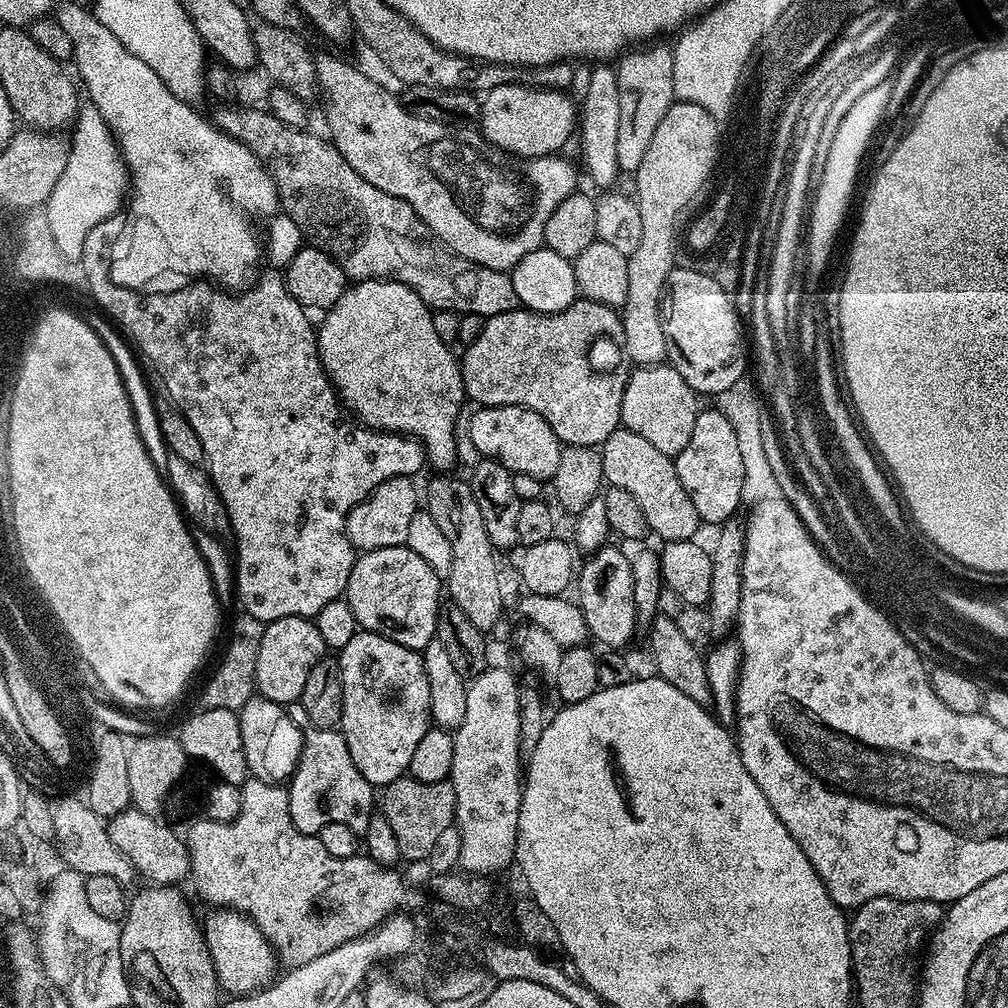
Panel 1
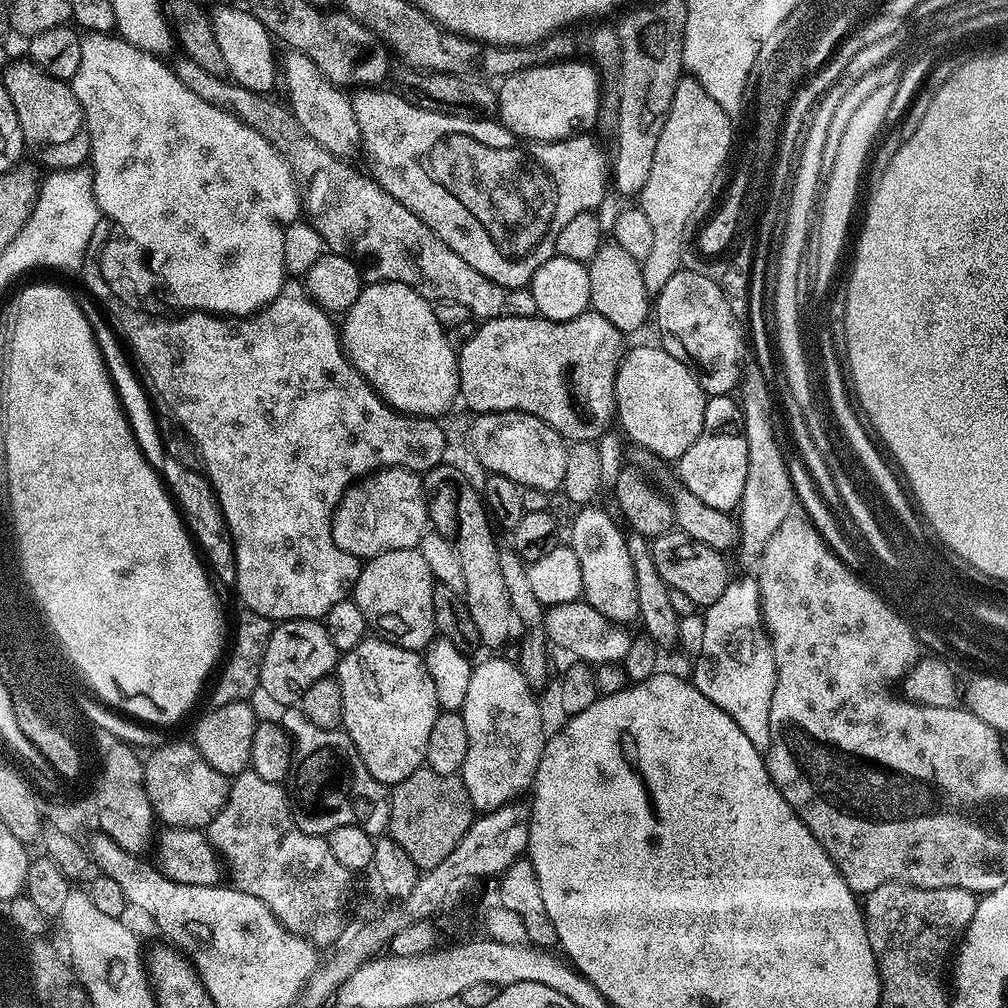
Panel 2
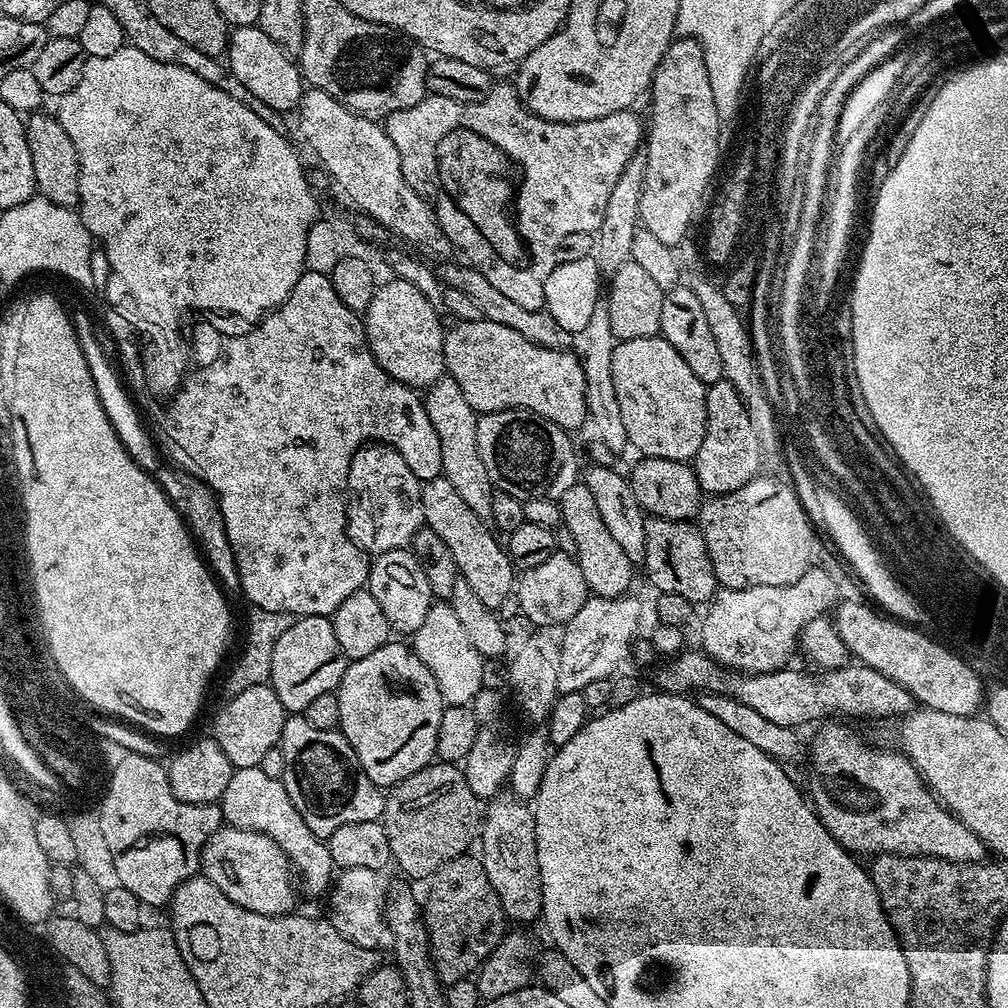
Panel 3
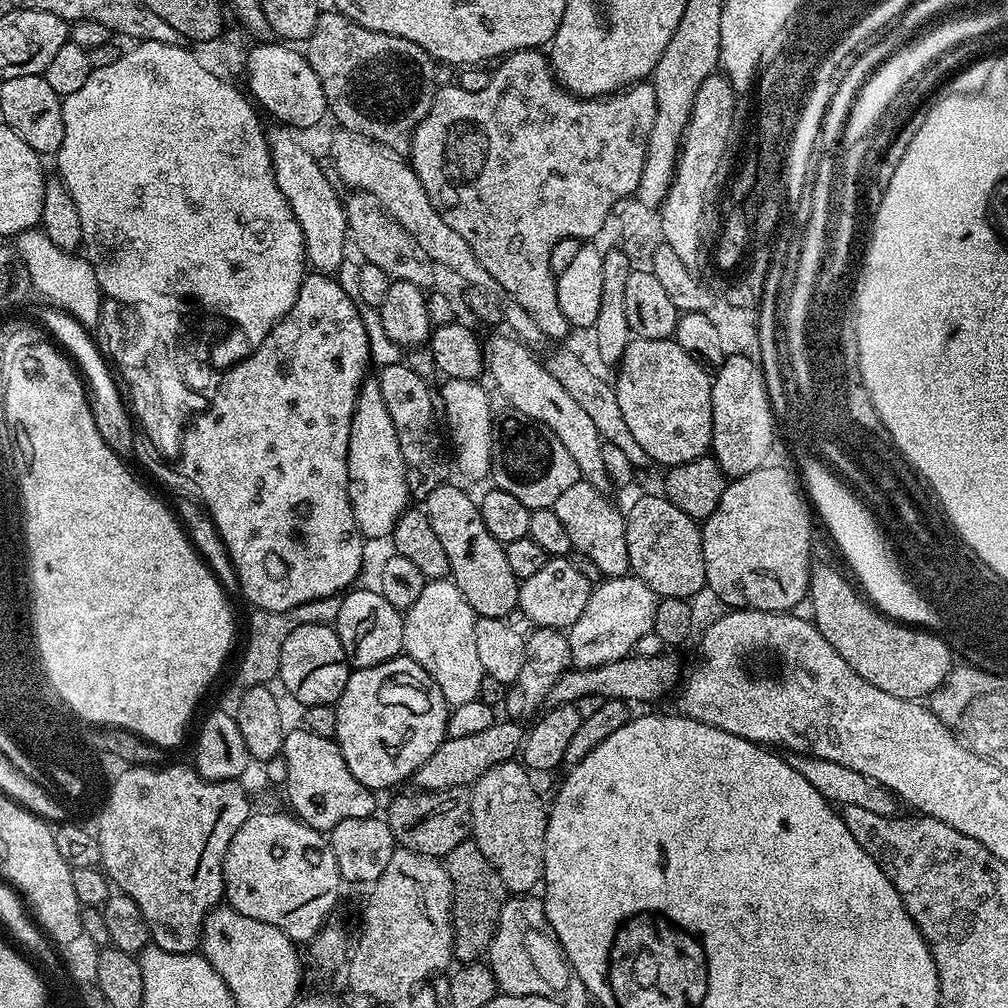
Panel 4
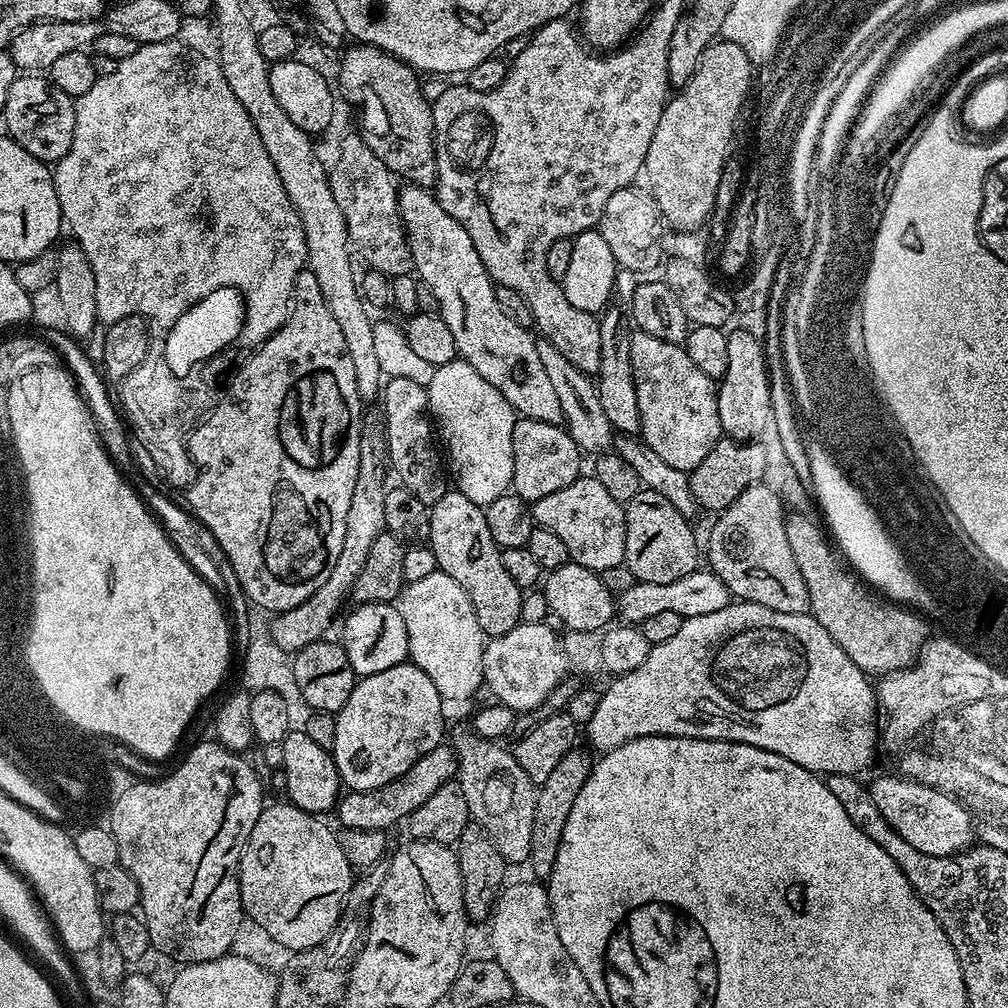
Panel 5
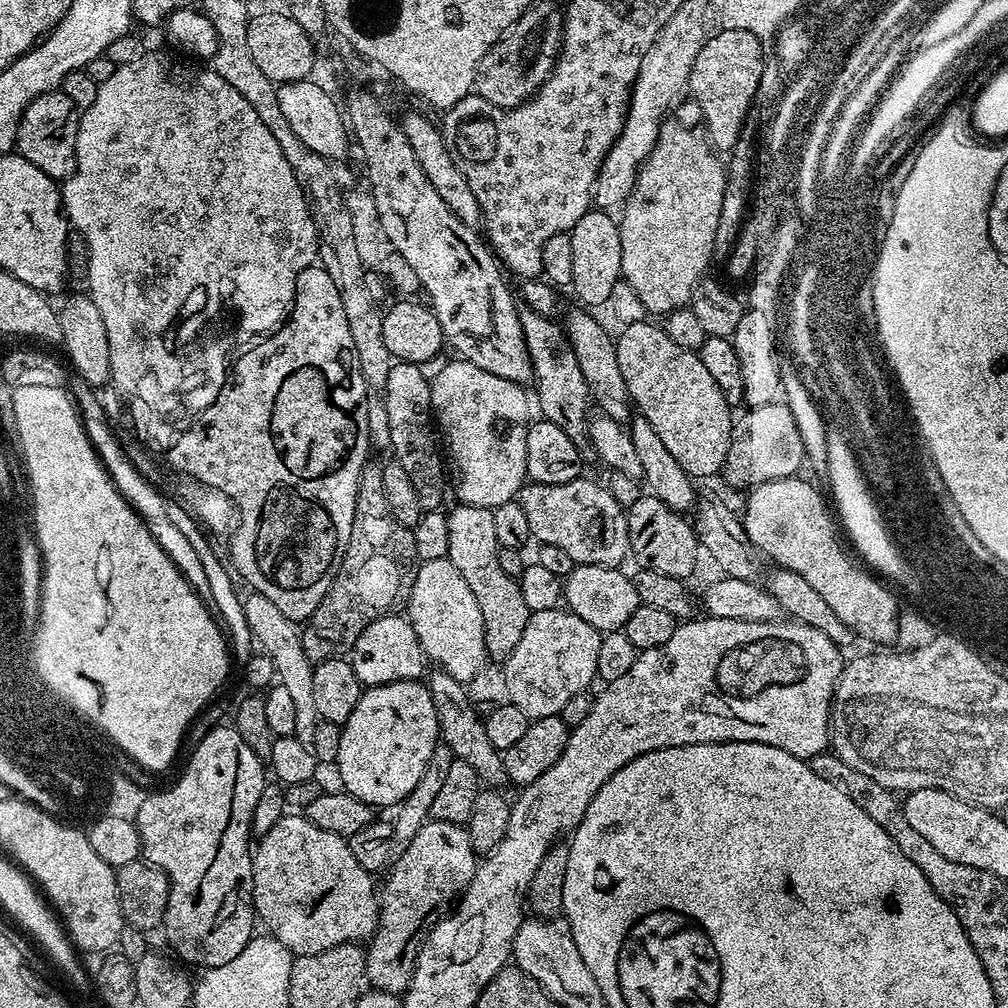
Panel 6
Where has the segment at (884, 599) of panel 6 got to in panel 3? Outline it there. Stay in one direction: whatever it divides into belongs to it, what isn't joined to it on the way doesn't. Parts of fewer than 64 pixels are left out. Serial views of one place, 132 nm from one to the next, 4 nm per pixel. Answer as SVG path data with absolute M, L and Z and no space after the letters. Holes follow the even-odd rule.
M846 601L841 603L835 609L834 623L844 645L859 663L886 674L886 678L894 678L894 682L910 690L913 699L923 707L959 716L975 716L981 711L986 700L986 687L984 688L981 673L977 672L963 655L953 651L948 645L940 645L919 628L909 626L890 615L881 614L868 602Z

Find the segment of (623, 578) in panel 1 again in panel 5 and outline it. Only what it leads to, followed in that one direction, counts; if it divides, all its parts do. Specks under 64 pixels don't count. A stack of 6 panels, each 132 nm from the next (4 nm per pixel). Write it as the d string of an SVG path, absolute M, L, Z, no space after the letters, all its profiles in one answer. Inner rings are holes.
M581 475L580 479L538 498L531 505L532 519L542 522L543 527L554 530L566 545L569 561L589 568L591 572L601 572L610 567L624 564L626 550L626 522L624 509L610 493L591 475Z

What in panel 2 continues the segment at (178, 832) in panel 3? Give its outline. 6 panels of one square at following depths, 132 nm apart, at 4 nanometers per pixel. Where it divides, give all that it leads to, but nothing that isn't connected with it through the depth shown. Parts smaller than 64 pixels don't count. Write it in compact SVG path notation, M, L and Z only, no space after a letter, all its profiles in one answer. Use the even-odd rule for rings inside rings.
M116 748L109 757L108 769L104 776L104 783L96 786L100 790L100 805L97 806L97 825L103 835L109 836L122 850L144 854L148 847L153 847L154 837L158 832L158 821L152 811L152 803L146 794L144 785L144 760L139 757L137 750Z

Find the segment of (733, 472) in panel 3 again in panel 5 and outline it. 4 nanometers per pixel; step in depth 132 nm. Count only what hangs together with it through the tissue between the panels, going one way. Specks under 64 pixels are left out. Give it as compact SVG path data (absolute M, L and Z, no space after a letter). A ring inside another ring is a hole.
M736 326L728 332L728 365L716 393L721 433L741 442L752 442L760 438L764 427L769 427L772 418L768 361L764 358L764 349L757 348L760 342L761 340L754 338L741 326Z

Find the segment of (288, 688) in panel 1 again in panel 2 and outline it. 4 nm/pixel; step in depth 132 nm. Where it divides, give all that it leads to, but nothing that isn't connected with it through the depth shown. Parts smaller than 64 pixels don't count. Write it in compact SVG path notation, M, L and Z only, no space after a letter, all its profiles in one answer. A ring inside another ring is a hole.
M285 620L277 623L270 634L270 642L266 646L266 654L262 658L260 688L274 703L280 704L279 706L292 706L299 701L306 686L318 682L318 678L333 675L337 663L336 647L334 642L330 642L330 634L324 629L320 620Z

